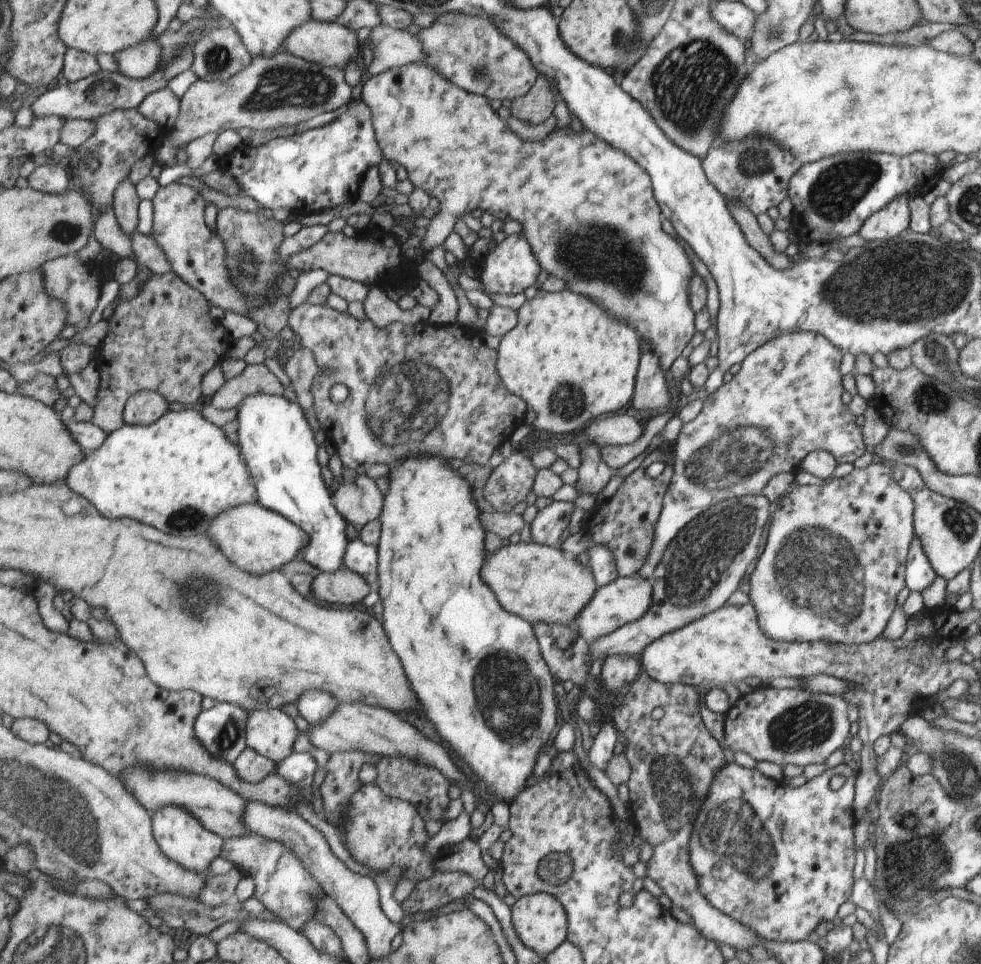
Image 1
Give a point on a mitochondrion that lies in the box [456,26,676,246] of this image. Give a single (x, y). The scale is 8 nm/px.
(478, 72)

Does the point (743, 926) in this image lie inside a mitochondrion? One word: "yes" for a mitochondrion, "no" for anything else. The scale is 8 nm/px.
no

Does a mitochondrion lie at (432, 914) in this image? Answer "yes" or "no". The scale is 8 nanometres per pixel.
no

